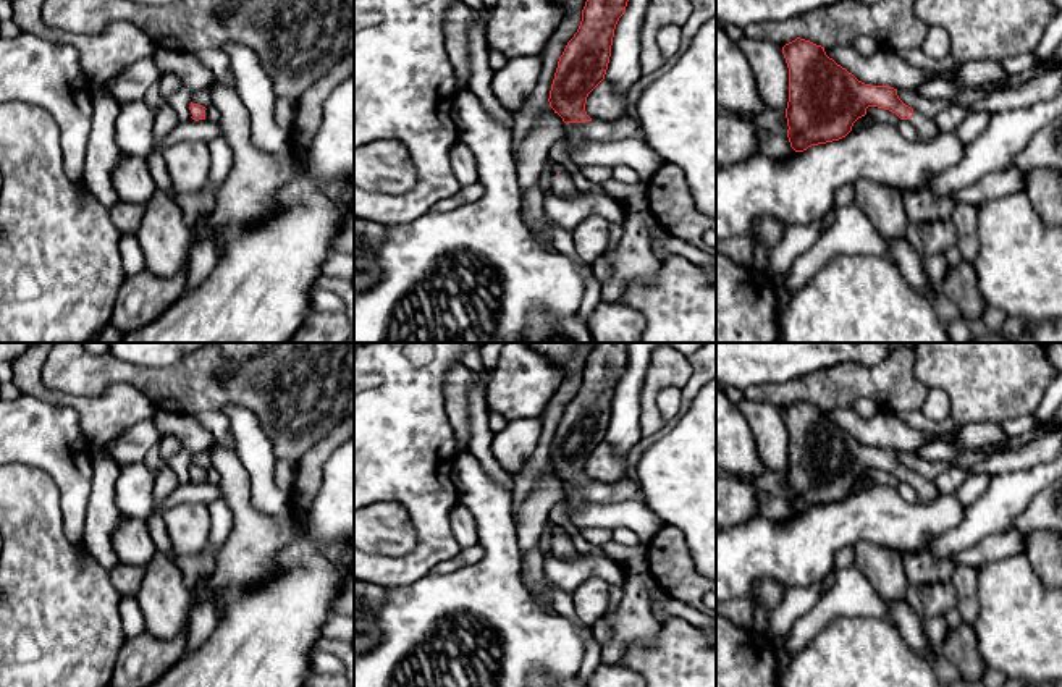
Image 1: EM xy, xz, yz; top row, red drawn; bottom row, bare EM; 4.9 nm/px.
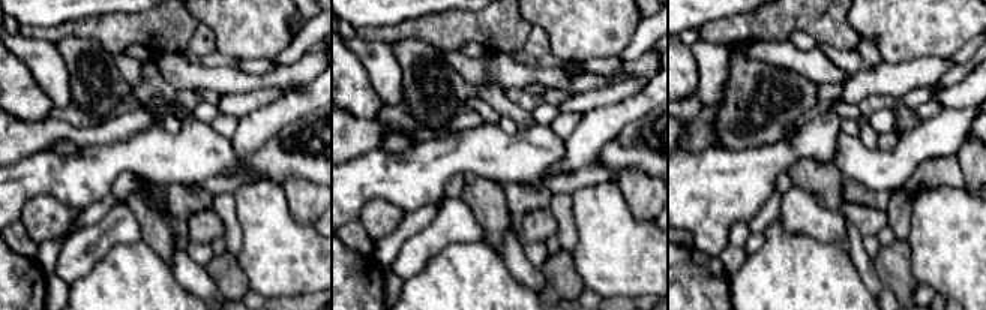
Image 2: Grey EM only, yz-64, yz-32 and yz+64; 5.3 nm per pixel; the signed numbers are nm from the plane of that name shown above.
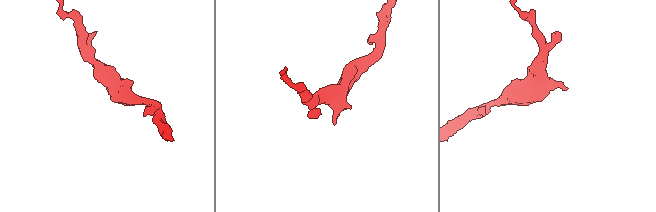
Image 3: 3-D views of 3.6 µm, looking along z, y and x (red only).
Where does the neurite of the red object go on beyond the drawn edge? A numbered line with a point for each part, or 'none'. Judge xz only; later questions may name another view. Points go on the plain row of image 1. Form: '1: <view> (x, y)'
none

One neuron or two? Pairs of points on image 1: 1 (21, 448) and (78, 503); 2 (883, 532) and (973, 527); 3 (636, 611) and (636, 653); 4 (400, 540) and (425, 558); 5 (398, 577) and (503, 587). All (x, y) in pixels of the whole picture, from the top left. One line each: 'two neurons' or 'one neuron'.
1: one neuron
2: two neurons
3: two neurons
4: two neurons
5: two neurons

